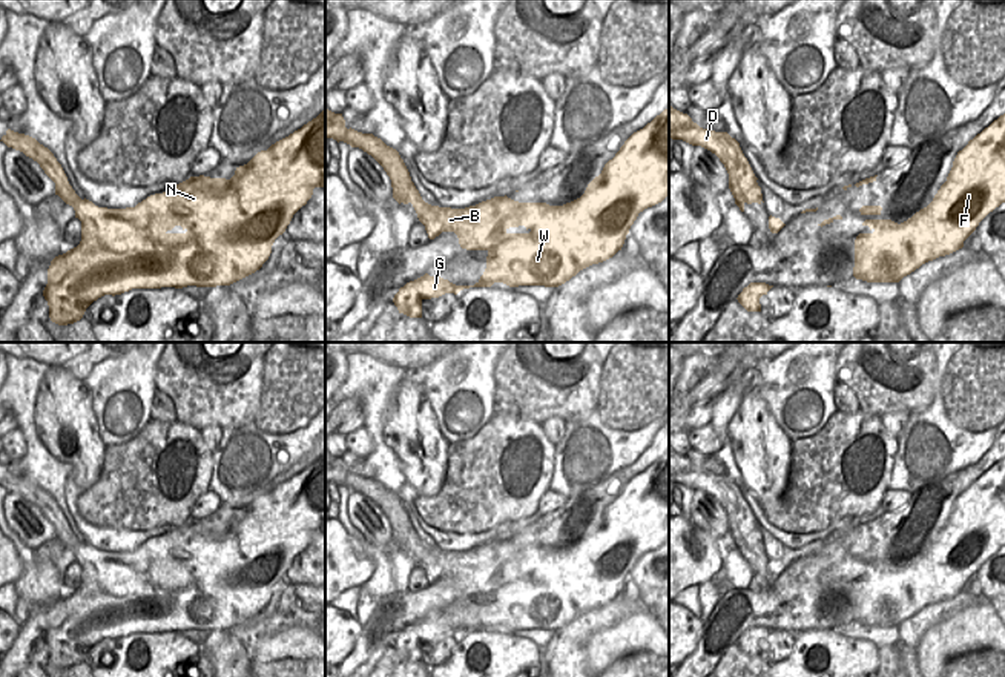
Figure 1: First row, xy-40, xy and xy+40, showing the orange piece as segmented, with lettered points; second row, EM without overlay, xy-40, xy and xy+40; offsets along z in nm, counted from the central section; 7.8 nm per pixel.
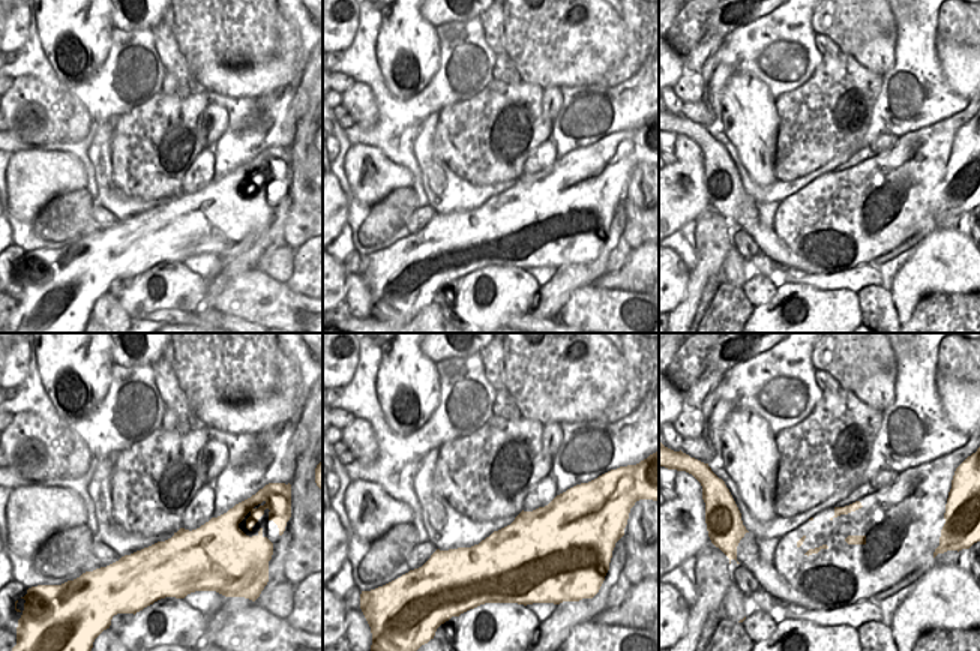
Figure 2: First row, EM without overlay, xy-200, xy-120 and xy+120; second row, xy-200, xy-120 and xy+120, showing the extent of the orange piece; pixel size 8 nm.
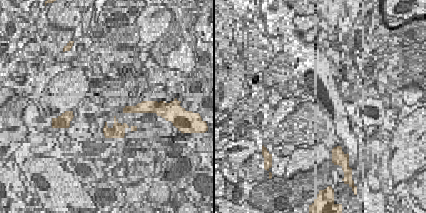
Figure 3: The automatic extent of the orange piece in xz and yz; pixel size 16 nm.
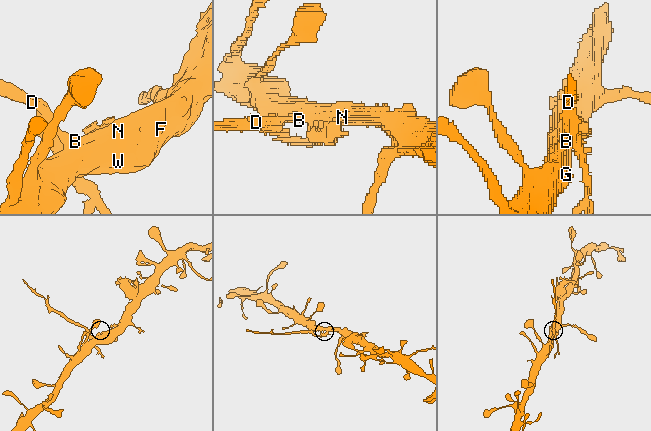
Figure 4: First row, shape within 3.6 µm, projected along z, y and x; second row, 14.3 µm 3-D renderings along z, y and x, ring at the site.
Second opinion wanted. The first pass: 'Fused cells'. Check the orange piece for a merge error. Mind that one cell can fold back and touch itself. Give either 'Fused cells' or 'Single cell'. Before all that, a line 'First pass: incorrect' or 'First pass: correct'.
First pass: correct
Fused cells

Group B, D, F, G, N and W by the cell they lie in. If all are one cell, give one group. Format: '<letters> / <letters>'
B F G N W / D

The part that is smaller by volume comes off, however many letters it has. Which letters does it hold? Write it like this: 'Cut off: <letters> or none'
Cut off: D

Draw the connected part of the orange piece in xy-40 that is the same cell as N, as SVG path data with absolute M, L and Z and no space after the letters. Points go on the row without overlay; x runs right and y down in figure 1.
M325 453L236 511L230 523L190 520L135 551L98 551L81 543L66 527L55 539L74 551L81 565L81 585L51 605L43 634L49 662L58 669L74 668L98 642L132 632L230 629L262 611L275 583L307 548L315 531L325 531Z

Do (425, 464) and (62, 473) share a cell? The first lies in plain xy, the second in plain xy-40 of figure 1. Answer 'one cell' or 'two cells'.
two cells

